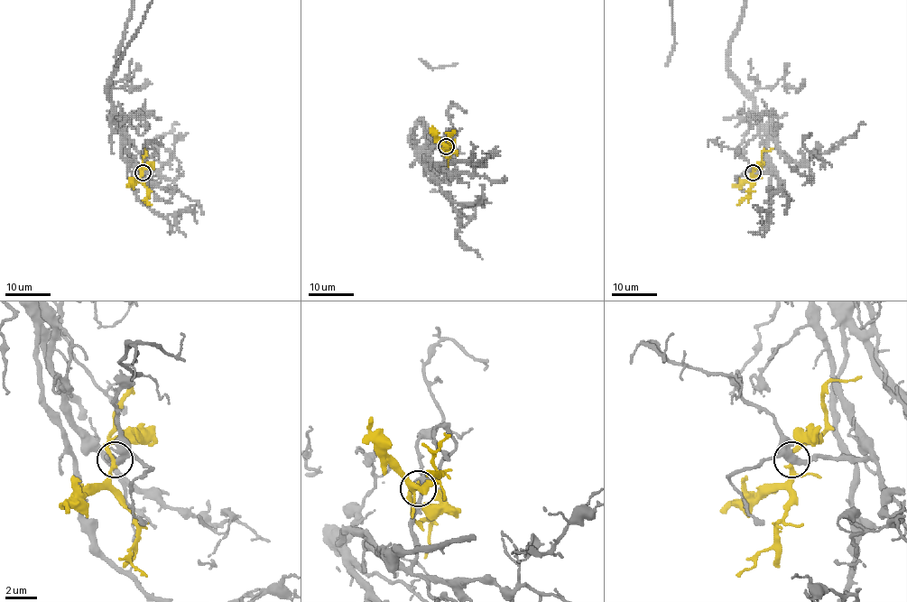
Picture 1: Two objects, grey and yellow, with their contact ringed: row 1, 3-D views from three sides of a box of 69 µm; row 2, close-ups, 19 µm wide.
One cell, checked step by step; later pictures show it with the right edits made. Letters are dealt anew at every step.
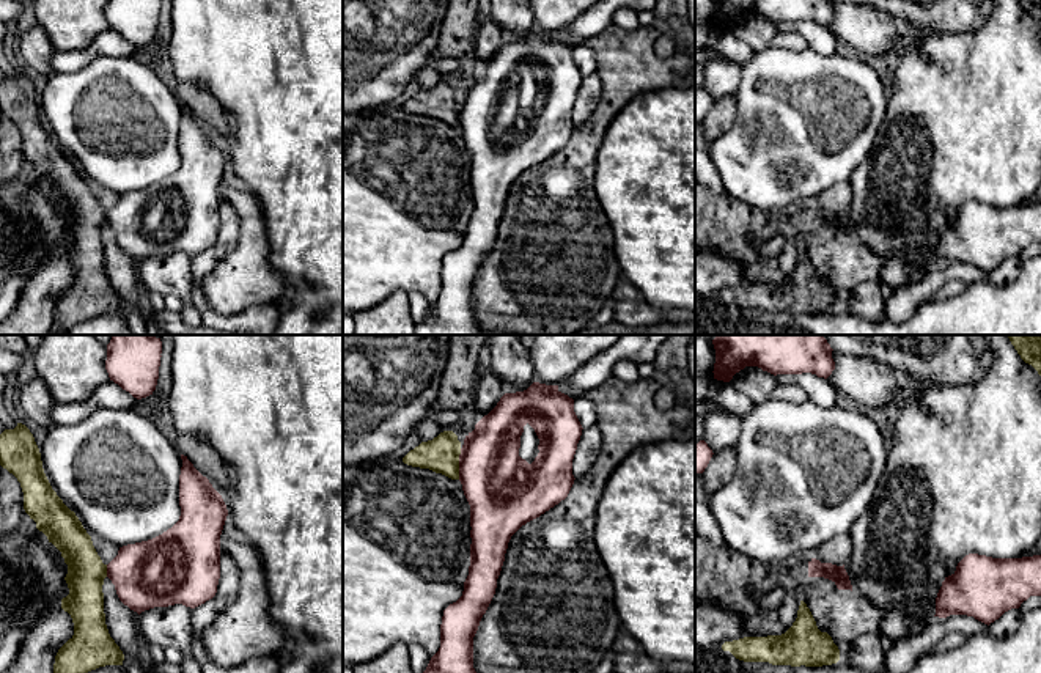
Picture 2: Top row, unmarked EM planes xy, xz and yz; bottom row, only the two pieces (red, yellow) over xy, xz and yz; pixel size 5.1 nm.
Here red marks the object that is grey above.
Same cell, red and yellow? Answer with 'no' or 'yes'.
no

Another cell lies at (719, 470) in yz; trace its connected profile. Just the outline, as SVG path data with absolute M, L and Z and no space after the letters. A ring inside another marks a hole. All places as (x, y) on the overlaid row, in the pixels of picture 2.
M734 447L725 448L712 454L708 467L701 473L703 484L709 497L730 481L734 465Z

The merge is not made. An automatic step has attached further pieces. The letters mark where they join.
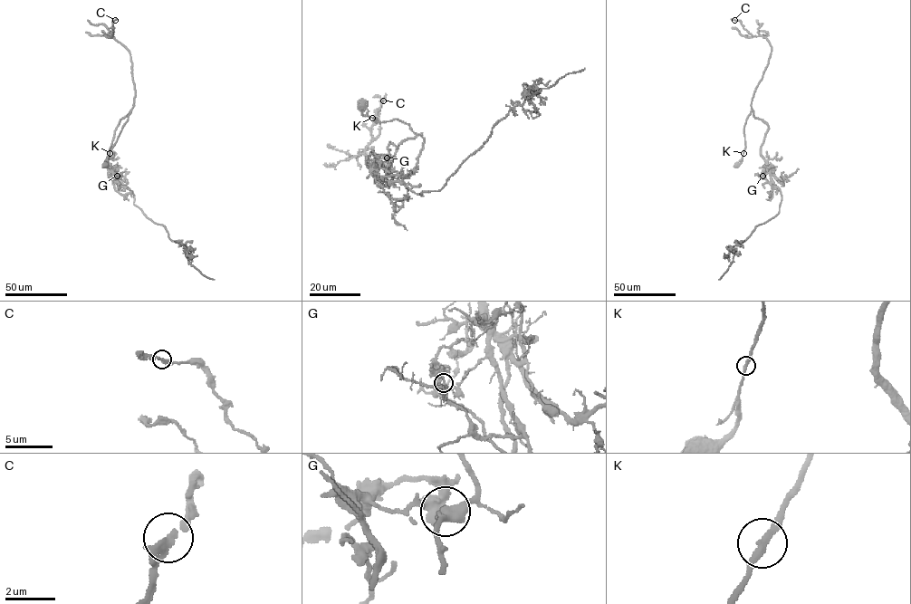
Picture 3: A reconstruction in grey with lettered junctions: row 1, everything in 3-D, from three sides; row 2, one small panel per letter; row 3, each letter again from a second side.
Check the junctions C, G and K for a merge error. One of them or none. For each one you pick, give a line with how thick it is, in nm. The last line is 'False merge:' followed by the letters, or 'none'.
G: 320 nm thick
False merge: G

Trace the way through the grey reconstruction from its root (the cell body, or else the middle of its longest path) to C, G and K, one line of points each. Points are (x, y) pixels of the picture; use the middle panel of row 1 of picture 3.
C: (362, 104), (364, 116), (398, 119), (424, 138), (413, 174), (388, 170), (366, 154), (379, 133), (382, 100)
G: (362, 104), (364, 116), (398, 119), (416, 133), (398, 146), (388, 167), (372, 153), (368, 164), (387, 158)
K: (362, 104), (362, 114), (372, 118)

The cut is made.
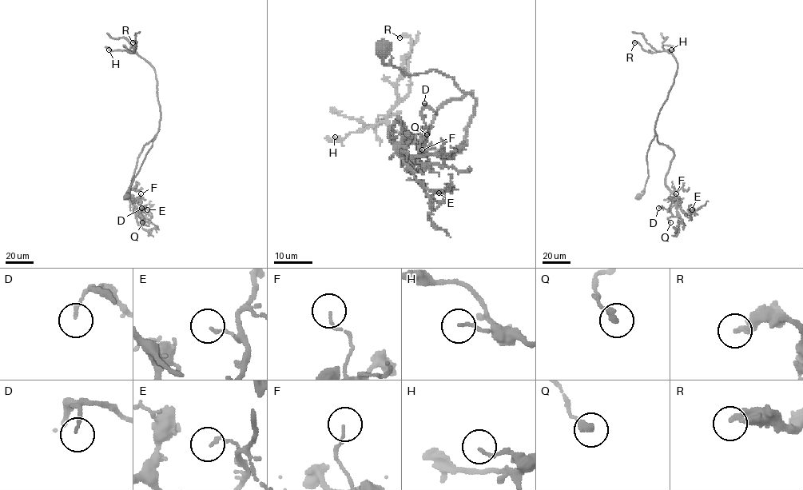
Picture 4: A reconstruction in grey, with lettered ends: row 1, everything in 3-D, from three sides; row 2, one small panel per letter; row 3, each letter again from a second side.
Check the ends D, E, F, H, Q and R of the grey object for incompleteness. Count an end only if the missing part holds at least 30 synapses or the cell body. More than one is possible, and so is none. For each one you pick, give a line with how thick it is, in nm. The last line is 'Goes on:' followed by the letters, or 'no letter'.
Goes on: no letter

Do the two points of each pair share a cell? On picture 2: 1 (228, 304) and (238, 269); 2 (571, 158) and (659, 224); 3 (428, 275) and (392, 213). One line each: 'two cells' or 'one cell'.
1: one cell
2: two cells
3: one cell

